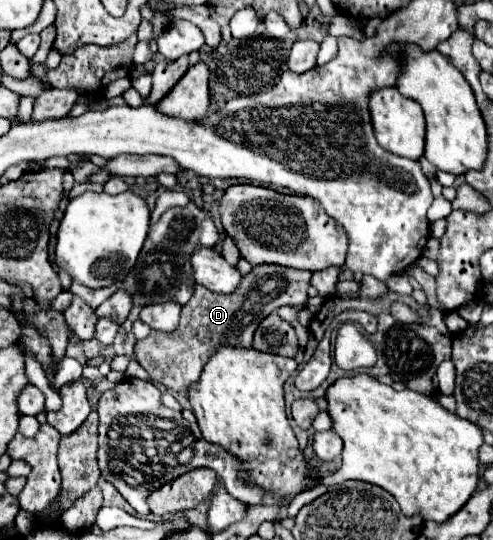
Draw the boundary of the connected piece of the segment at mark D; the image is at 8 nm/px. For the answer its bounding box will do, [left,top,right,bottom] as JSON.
[134,264,310,394]

